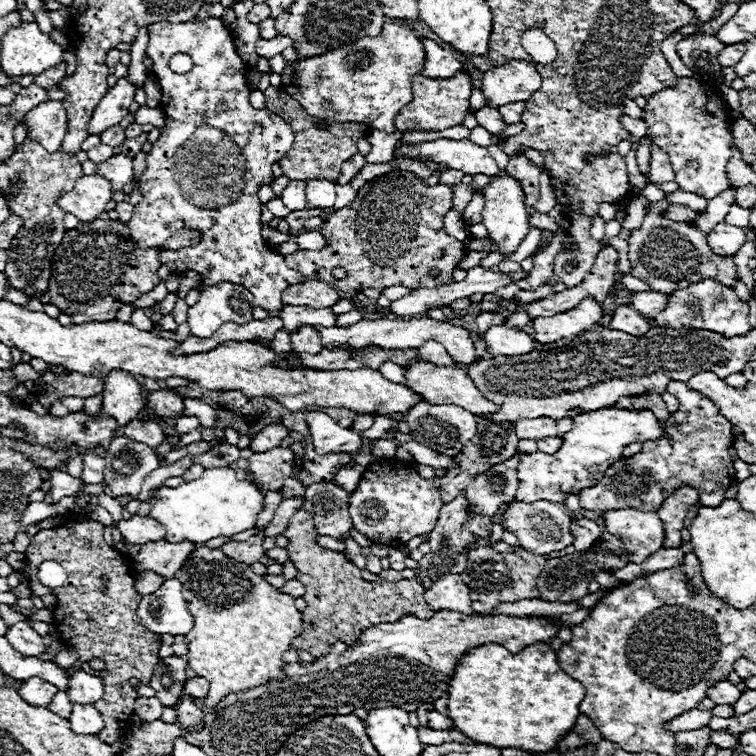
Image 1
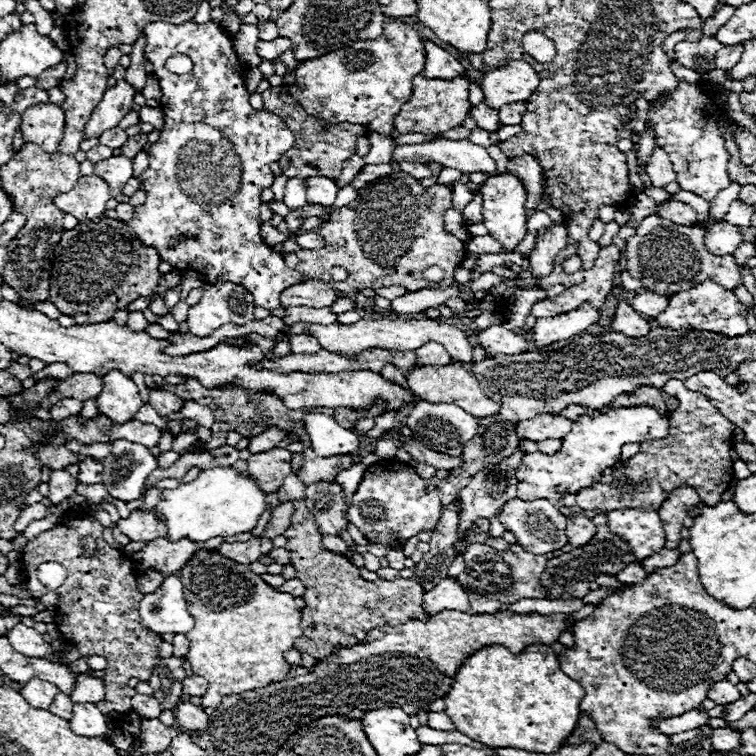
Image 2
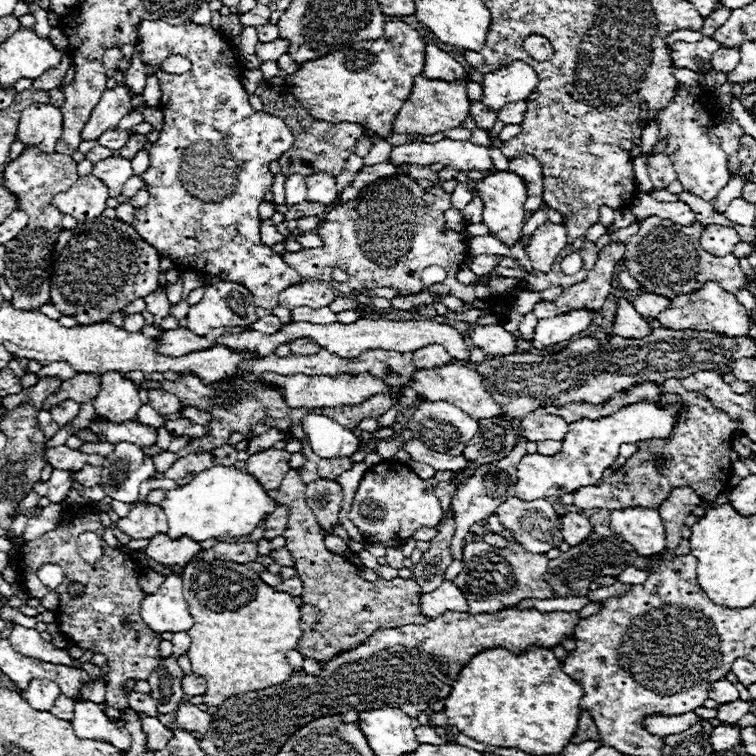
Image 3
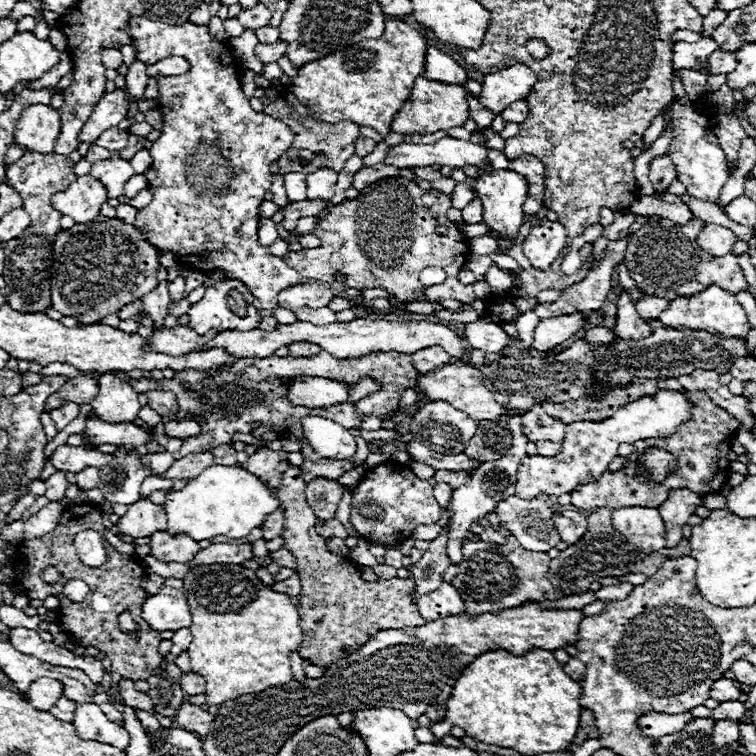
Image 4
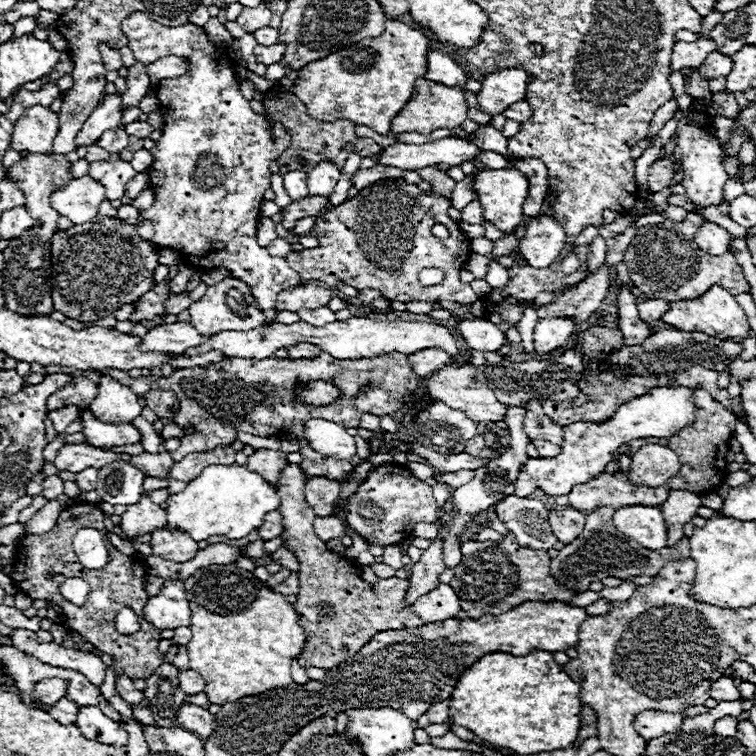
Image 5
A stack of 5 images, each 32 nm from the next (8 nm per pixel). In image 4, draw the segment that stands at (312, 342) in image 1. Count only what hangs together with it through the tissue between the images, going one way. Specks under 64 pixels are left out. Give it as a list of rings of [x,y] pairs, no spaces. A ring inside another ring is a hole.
[[[296,342],[290,348],[290,356],[314,356],[318,354],[322,348],[316,346],[316,344],[310,344],[310,342]]]

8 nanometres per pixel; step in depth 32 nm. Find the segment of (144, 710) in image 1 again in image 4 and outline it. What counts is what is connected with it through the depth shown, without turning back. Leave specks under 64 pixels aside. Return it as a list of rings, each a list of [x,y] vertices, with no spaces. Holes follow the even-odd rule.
[[[122,680],[122,682],[120,682],[120,692],[122,692],[124,702],[126,702],[130,708],[134,708],[134,710],[146,710],[146,712],[155,714],[152,699],[146,696],[146,694],[142,694],[142,692],[136,692],[132,680]]]

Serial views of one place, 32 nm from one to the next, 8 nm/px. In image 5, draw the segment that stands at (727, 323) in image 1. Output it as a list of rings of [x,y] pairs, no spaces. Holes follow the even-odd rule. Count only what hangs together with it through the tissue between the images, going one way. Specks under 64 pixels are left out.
[[[712,286],[706,294],[694,298],[694,300],[672,302],[670,310],[664,312],[660,320],[666,322],[666,324],[670,324],[676,330],[686,330],[686,332],[698,330],[698,332],[706,332],[710,336],[724,338],[724,340],[728,340],[728,338],[744,340],[748,336],[748,332],[750,332],[750,326],[748,326],[744,310],[734,300],[734,296],[730,292],[726,292],[724,288],[720,288],[720,286]]]

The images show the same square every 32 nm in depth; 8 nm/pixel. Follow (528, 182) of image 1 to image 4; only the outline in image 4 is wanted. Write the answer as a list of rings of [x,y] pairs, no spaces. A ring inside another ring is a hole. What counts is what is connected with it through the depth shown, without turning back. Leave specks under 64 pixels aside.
[[[522,156],[510,160],[510,170],[522,174],[528,182],[528,200],[524,202],[524,212],[530,216],[540,212],[544,206],[544,164],[540,164],[540,160],[534,156]]]

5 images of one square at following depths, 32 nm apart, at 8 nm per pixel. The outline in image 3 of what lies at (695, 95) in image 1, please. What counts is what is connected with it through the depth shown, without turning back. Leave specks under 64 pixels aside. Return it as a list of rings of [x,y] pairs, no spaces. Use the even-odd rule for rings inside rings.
[[[680,86],[674,98],[662,110],[658,110],[658,114],[652,116],[650,122],[660,124],[660,140],[666,140],[666,154],[674,164],[682,188],[694,196],[700,196],[706,202],[712,202],[718,192],[728,184],[730,172],[728,154],[722,150],[720,138],[714,134],[716,118],[708,98],[690,94],[686,86]]]

